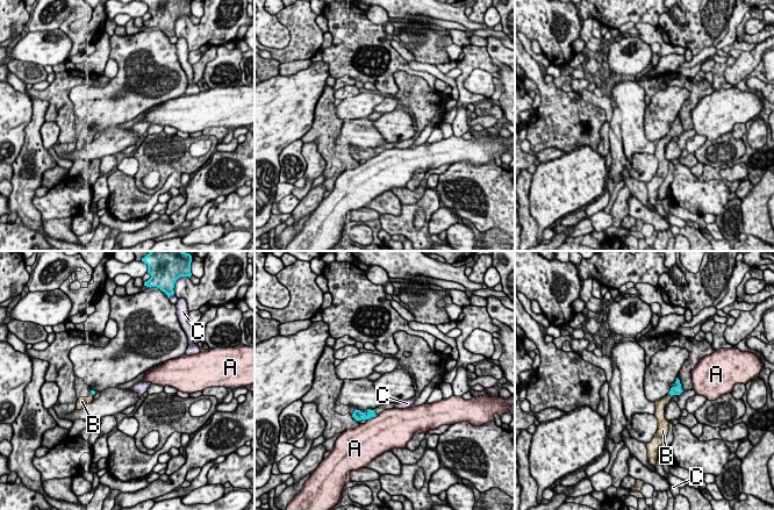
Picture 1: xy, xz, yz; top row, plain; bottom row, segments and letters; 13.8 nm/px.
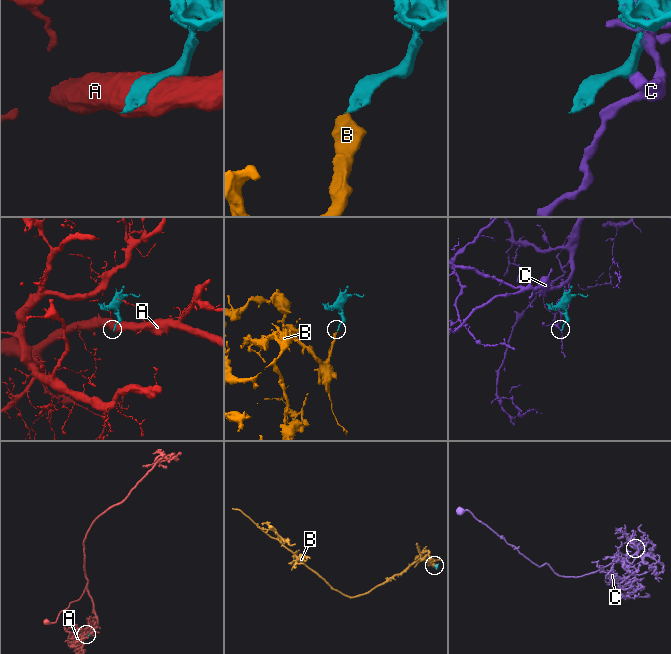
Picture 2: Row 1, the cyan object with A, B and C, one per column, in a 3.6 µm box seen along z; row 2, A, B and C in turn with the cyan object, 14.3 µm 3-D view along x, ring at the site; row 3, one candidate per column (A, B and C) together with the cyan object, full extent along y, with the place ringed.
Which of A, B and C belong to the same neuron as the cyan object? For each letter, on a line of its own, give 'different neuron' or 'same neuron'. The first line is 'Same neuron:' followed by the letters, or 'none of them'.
Same neuron: B
A: different neuron
B: same neuron
C: different neuron

